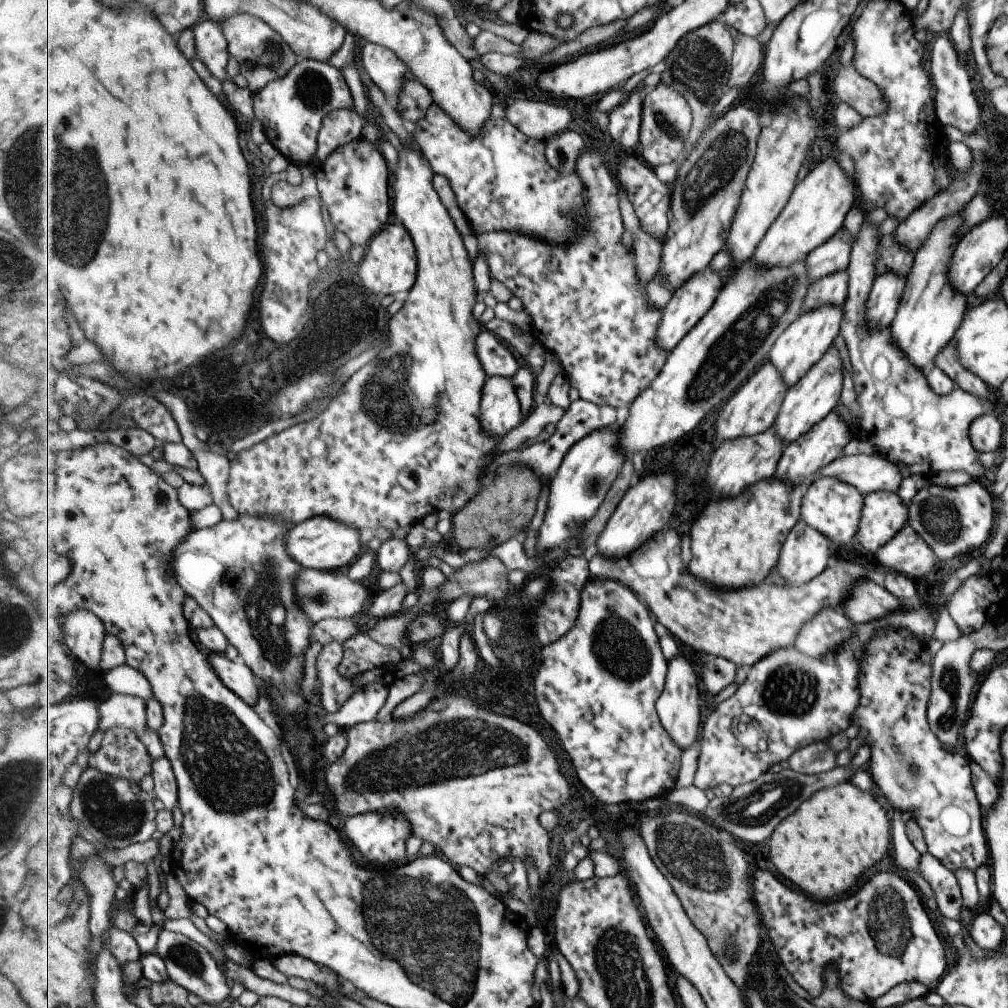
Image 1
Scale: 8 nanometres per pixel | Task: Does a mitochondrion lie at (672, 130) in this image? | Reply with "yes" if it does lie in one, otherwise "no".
yes

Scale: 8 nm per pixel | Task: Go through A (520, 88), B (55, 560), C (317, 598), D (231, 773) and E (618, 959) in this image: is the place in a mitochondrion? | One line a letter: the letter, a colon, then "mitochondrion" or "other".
A: other
B: other
C: mitochondrion
D: mitochondrion
E: mitochondrion

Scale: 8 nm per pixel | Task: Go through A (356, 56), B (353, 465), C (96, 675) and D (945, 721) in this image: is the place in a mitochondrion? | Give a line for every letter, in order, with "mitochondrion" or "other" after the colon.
A: other
B: other
C: other
D: mitochondrion

